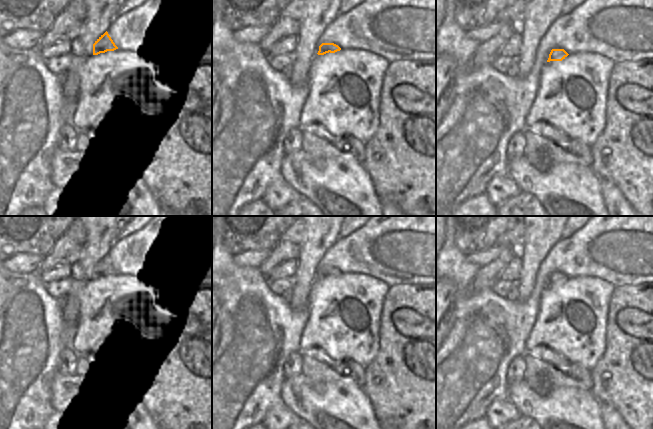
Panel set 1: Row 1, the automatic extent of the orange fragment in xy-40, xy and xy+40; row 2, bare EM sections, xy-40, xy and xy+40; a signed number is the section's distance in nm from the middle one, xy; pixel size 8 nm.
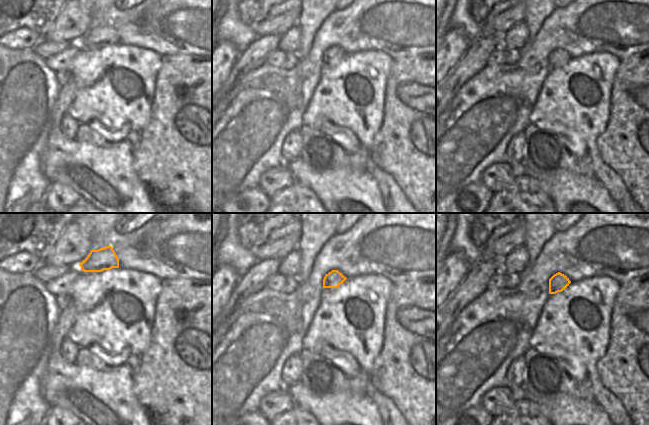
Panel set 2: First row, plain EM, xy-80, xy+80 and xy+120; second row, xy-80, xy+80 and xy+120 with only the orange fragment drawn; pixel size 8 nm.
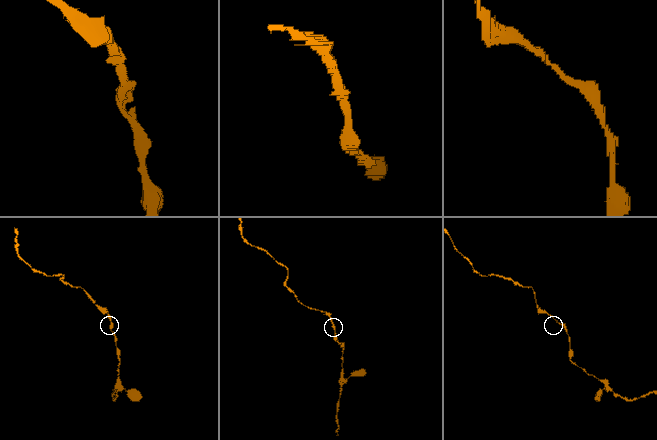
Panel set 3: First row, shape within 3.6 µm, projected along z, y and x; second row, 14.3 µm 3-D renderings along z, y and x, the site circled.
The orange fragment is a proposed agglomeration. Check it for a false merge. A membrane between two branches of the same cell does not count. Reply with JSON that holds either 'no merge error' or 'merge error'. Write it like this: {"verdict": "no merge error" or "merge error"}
{"verdict": "no merge error"}

